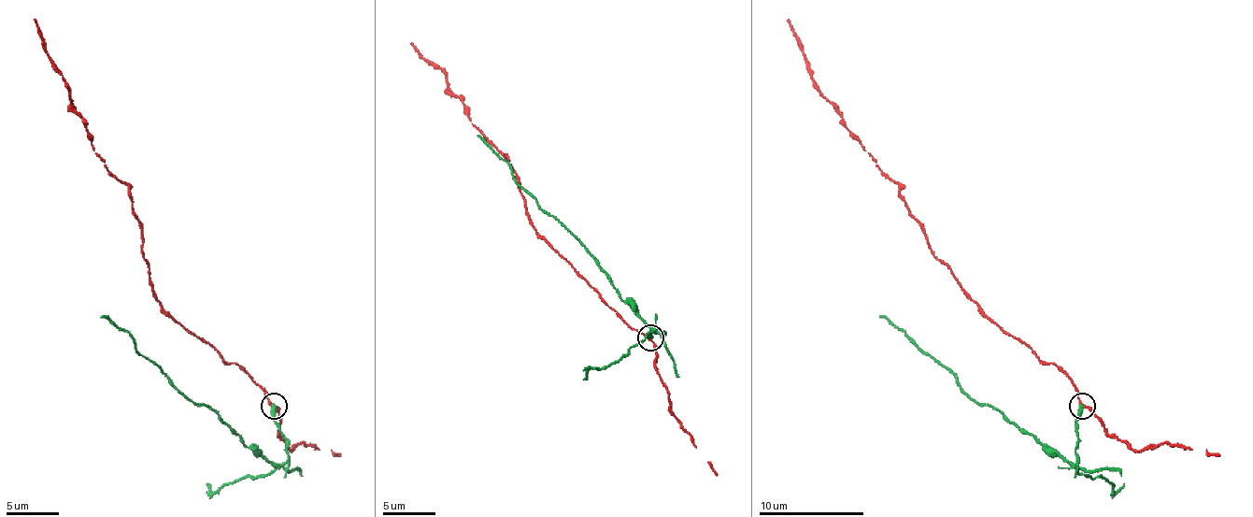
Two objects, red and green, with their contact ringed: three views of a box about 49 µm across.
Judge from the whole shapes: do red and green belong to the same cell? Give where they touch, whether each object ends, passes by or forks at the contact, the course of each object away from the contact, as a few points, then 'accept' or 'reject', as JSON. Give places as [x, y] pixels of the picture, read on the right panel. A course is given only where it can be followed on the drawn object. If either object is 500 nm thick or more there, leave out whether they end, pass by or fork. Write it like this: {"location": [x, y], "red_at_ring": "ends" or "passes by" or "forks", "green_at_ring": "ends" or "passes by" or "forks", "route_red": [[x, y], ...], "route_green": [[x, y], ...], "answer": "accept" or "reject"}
{"location": [1082, 406], "red_at_ring": "passes by", "green_at_ring": "ends", "route_red": [[1081, 407], [1078, 391], [1062, 373], [1005, 333], [929, 247], [900, 186], [821, 94], [788, 19]], "route_green": [[1081, 407], [1075, 465], [1068, 465], [1020, 433], [997, 409], [976, 404], [926, 351], [879, 318]], "answer": "reject"}

